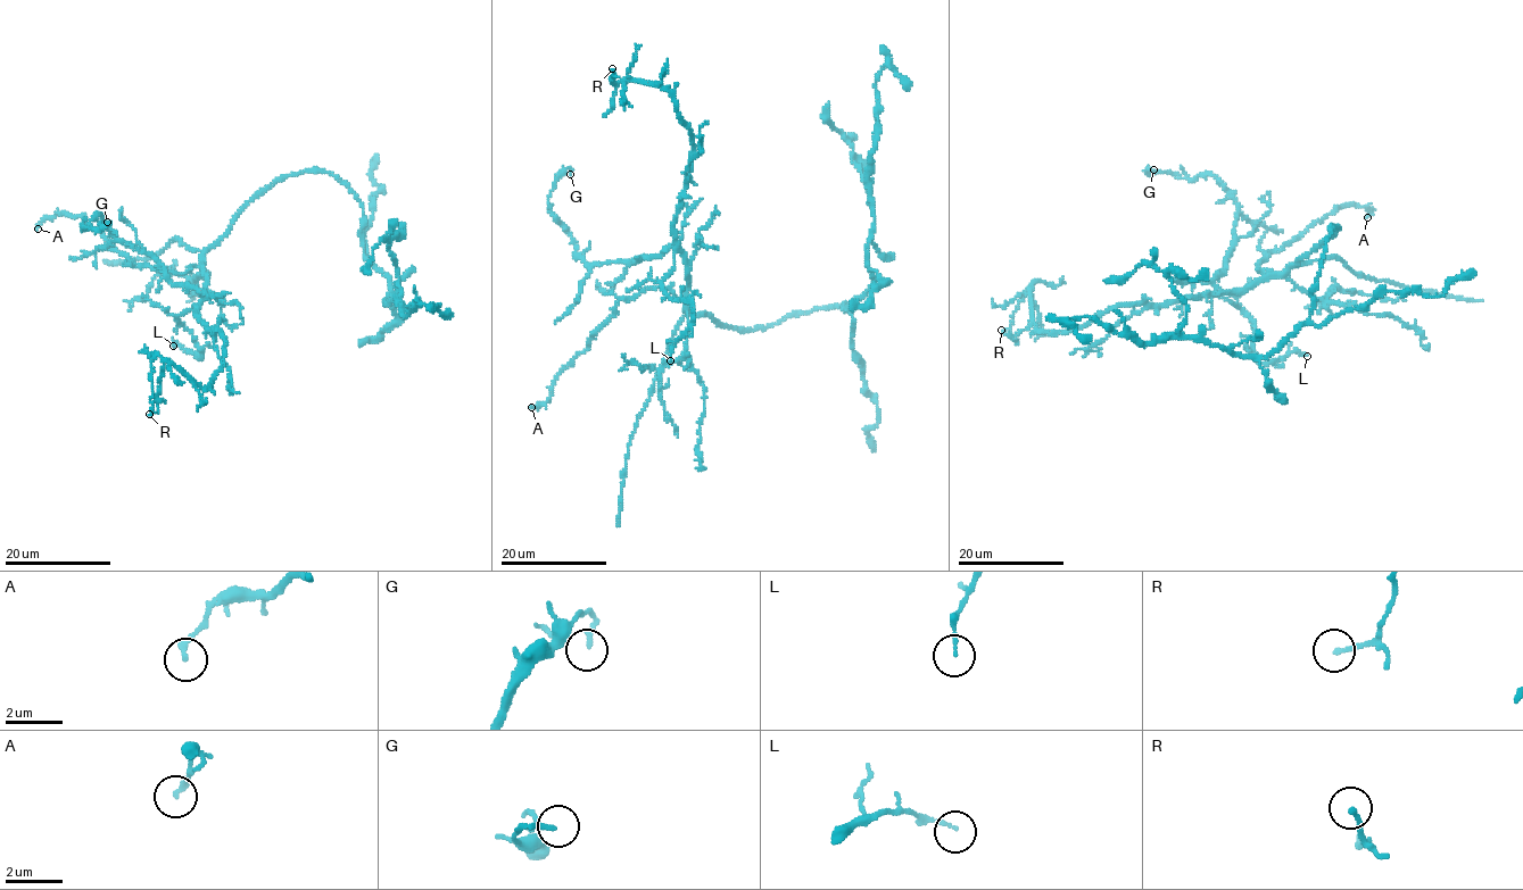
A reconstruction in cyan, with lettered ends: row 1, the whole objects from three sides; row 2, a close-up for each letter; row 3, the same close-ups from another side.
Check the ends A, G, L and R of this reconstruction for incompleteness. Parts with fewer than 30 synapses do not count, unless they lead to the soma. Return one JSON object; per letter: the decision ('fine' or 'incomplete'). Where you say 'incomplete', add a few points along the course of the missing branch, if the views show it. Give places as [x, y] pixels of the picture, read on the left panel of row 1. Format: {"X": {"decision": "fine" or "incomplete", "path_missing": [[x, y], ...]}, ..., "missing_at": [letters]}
{"A": {"decision": "fine"}, "G": {"decision": "fine"}, "L": {"decision": "fine"}, "R": {"decision": "fine"}, "missing_at": []}

